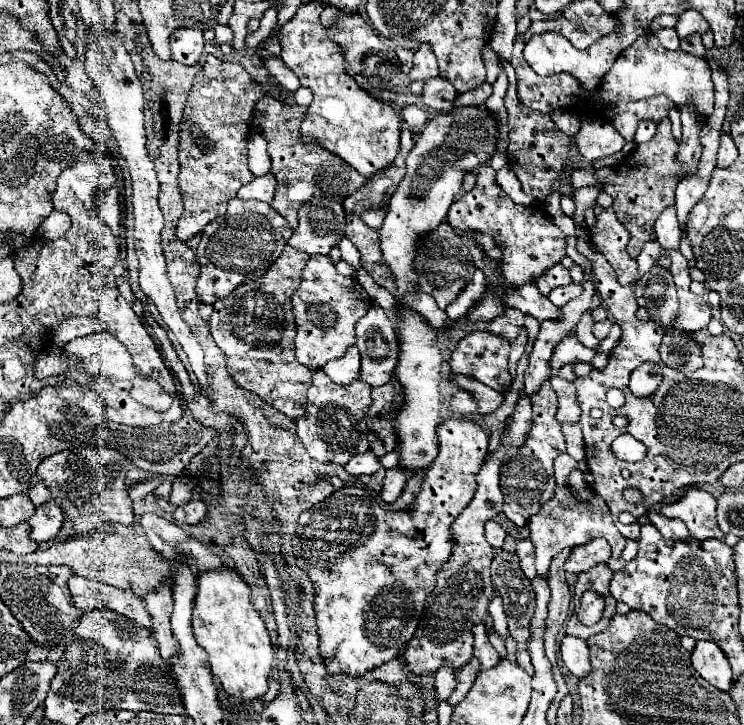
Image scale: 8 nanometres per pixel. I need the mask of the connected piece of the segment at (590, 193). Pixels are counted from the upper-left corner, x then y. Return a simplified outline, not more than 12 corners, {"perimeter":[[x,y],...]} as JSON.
{"perimeter":[[600,184],[572,190],[576,214],[596,206]]}

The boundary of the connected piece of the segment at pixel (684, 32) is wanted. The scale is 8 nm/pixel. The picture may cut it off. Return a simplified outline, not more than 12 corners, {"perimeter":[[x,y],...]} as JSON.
{"perimeter":[[686,10],[674,26],[680,38],[704,34],[708,22],[696,10]]}

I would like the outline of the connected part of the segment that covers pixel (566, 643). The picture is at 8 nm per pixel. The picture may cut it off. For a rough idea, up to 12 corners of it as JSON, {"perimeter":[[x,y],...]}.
{"perimeter":[[564,636],[560,656],[576,678],[590,674],[588,646]]}

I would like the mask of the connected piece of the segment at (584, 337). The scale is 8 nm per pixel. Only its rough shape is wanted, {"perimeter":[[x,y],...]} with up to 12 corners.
{"perimeter":[[584,312],[576,326],[576,338],[596,348],[600,342],[592,334],[594,320]]}

